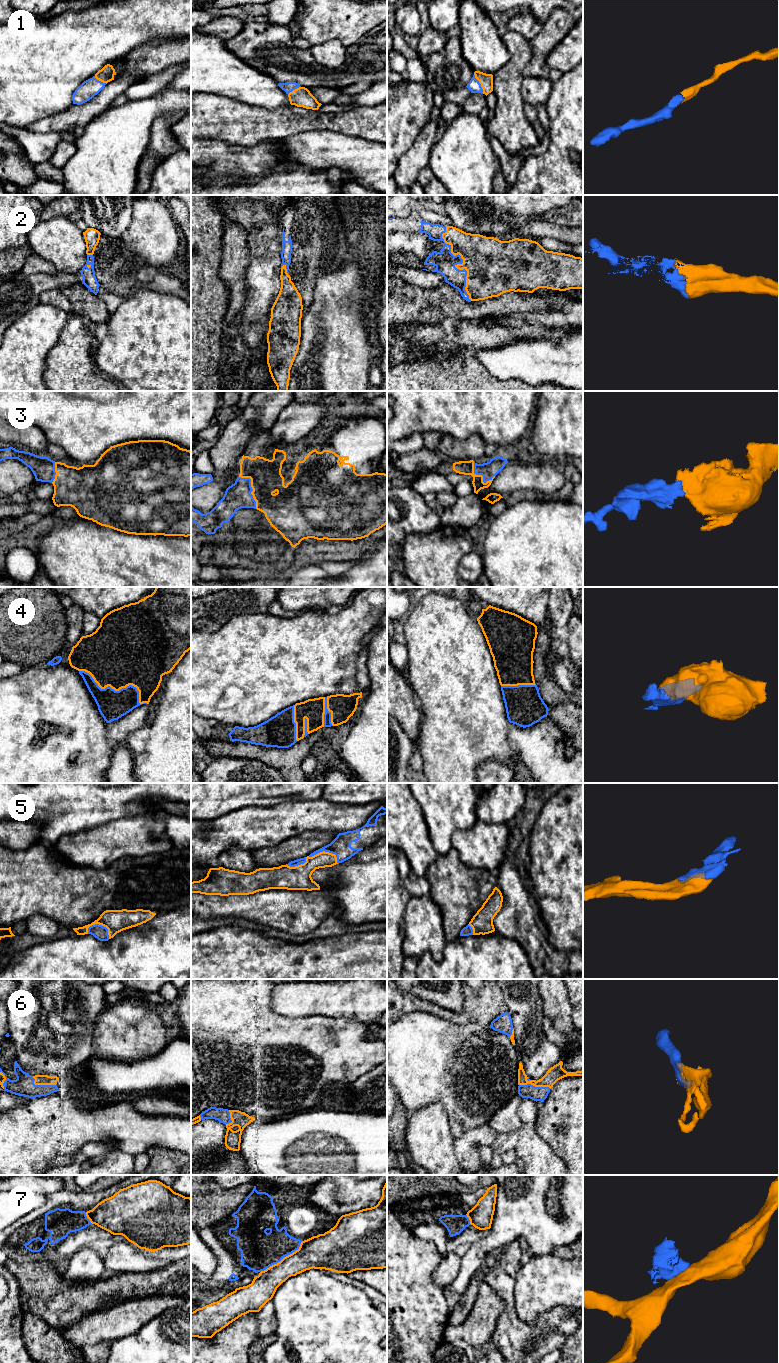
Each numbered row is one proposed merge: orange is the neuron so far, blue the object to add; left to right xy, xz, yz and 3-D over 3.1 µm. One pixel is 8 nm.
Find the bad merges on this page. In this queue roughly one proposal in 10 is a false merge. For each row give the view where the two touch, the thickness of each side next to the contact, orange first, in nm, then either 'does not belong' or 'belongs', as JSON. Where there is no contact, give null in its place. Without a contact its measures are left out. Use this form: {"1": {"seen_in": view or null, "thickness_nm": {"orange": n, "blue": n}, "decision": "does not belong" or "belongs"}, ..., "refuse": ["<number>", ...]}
{"1": {"seen_in": "yz", "thickness_nm": {"orange": 110, "blue": 100}, "decision": "belongs"}, "2": {"seen_in": "yz", "thickness_nm": {"orange": 400, "blue": 170}, "decision": "belongs"}, "3": {"seen_in": "xz", "thickness_nm": {"orange": 260, "blue": 200}, "decision": "belongs"}, "4": {"seen_in": "xy", "thickness_nm": {"orange": 460, "blue": 240}, "decision": "belongs"}, "5": {"seen_in": "xz", "thickness_nm": {"orange": 140, "blue": 160}, "decision": "belongs"}, "6": {"seen_in": "yz", "thickness_nm": {"orange": 120, "blue": 110}, "decision": "belongs"}, "7": {"seen_in": "xz", "thickness_nm": {"orange": 240, "blue": 300}, "decision": "does not belong"}, "refuse": ["7"]}

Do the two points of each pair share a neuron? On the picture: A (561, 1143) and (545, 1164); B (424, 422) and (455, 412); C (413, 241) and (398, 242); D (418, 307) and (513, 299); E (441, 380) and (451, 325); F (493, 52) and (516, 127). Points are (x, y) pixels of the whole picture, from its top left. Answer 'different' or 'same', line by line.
A: different
B: same
C: same
D: same
E: same
F: different

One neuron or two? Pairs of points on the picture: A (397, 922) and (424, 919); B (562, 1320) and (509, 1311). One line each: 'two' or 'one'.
A: two
B: one

